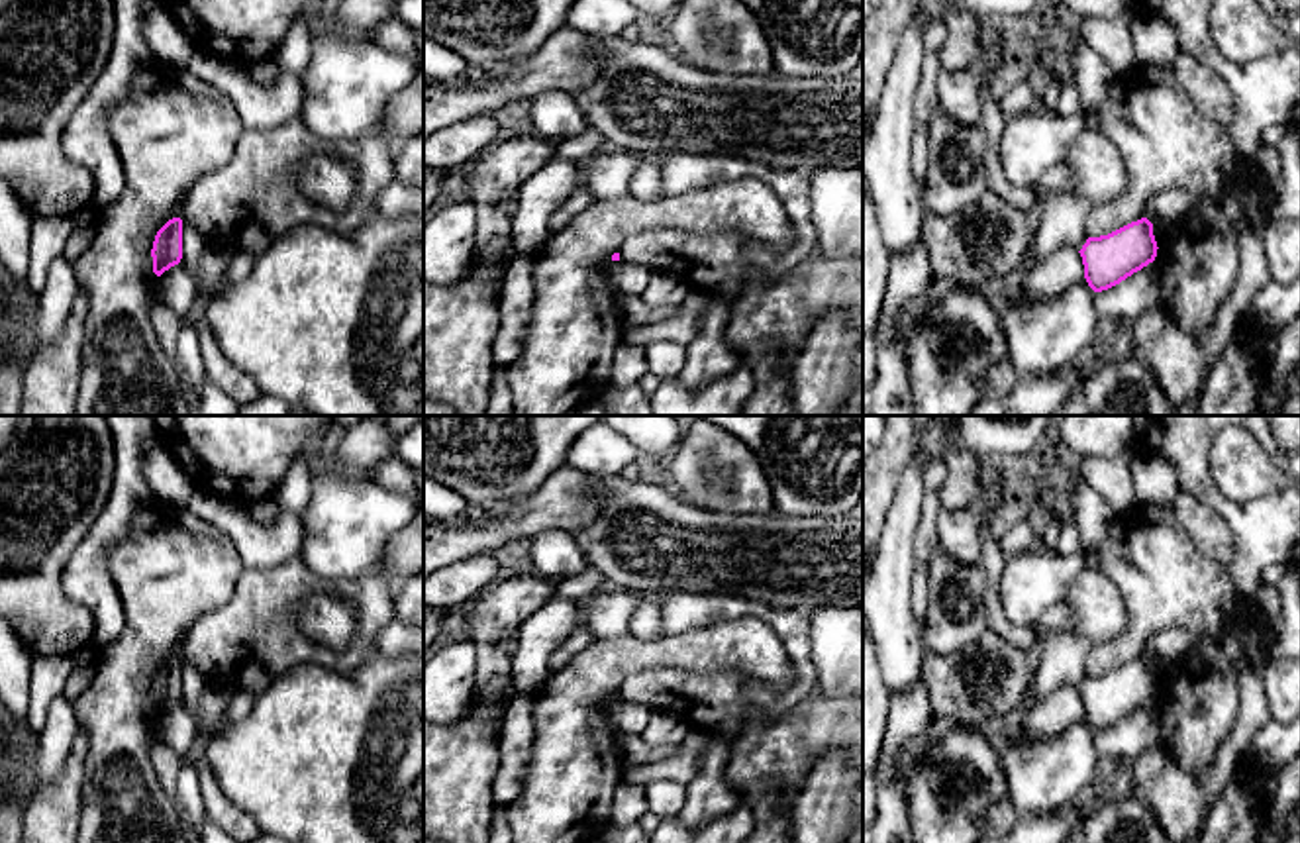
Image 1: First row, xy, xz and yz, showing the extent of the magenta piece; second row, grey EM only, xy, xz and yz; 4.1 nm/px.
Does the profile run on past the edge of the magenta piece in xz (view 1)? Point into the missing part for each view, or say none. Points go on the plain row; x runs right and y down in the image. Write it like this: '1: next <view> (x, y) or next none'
1: next none

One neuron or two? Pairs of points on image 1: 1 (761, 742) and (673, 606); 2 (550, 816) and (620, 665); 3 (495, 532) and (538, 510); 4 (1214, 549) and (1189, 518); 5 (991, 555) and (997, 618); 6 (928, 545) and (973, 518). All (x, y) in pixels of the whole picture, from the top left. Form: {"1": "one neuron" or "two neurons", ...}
{"1": "two neurons", "2": "one neuron", "3": "one neuron", "4": "one neuron", "5": "one neuron", "6": "two neurons"}

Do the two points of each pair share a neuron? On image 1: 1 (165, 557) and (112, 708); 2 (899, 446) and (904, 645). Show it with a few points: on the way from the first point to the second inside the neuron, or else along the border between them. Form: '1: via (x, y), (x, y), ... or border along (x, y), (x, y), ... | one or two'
1: via (150, 595), (150, 638), (124, 671) | one
2: border along (914, 438), (910, 461), (883, 520) | two

